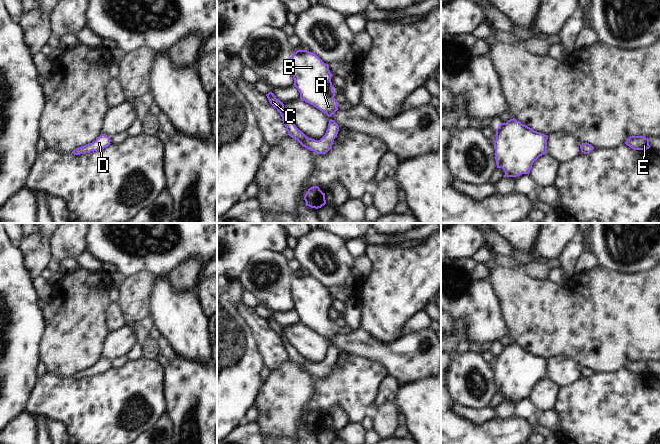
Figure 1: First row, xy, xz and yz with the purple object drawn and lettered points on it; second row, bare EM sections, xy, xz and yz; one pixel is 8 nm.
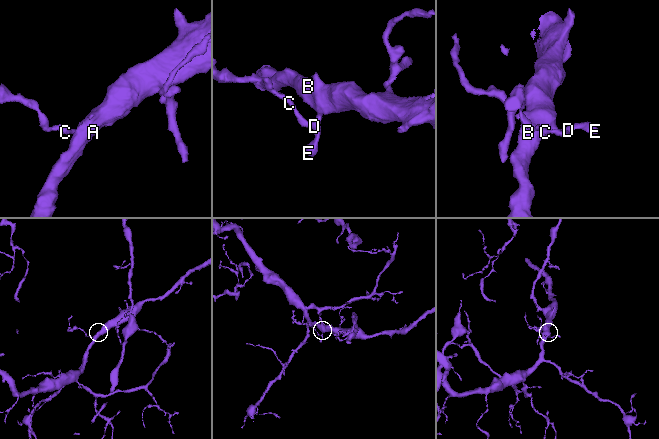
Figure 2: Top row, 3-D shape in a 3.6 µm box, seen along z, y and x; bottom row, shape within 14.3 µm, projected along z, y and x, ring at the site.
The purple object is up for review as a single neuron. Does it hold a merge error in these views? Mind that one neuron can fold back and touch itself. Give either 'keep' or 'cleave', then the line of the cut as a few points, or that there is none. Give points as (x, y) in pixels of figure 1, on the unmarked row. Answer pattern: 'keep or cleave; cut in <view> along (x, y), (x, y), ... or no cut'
keep; no cut

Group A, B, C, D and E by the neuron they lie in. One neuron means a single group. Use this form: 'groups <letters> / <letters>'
groups A B C D E

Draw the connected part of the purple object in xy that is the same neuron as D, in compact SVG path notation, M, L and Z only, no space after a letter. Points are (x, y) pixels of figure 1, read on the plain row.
M101 358L92 367L88 367L84 370L81 370L81 371L74 373L72 375L72 378L80 379L80 378L83 378L83 377L90 377L91 375L94 376L94 375L97 375L97 374L102 374L102 373L108 371L111 368L110 362L111 361L109 361L105 358Z

